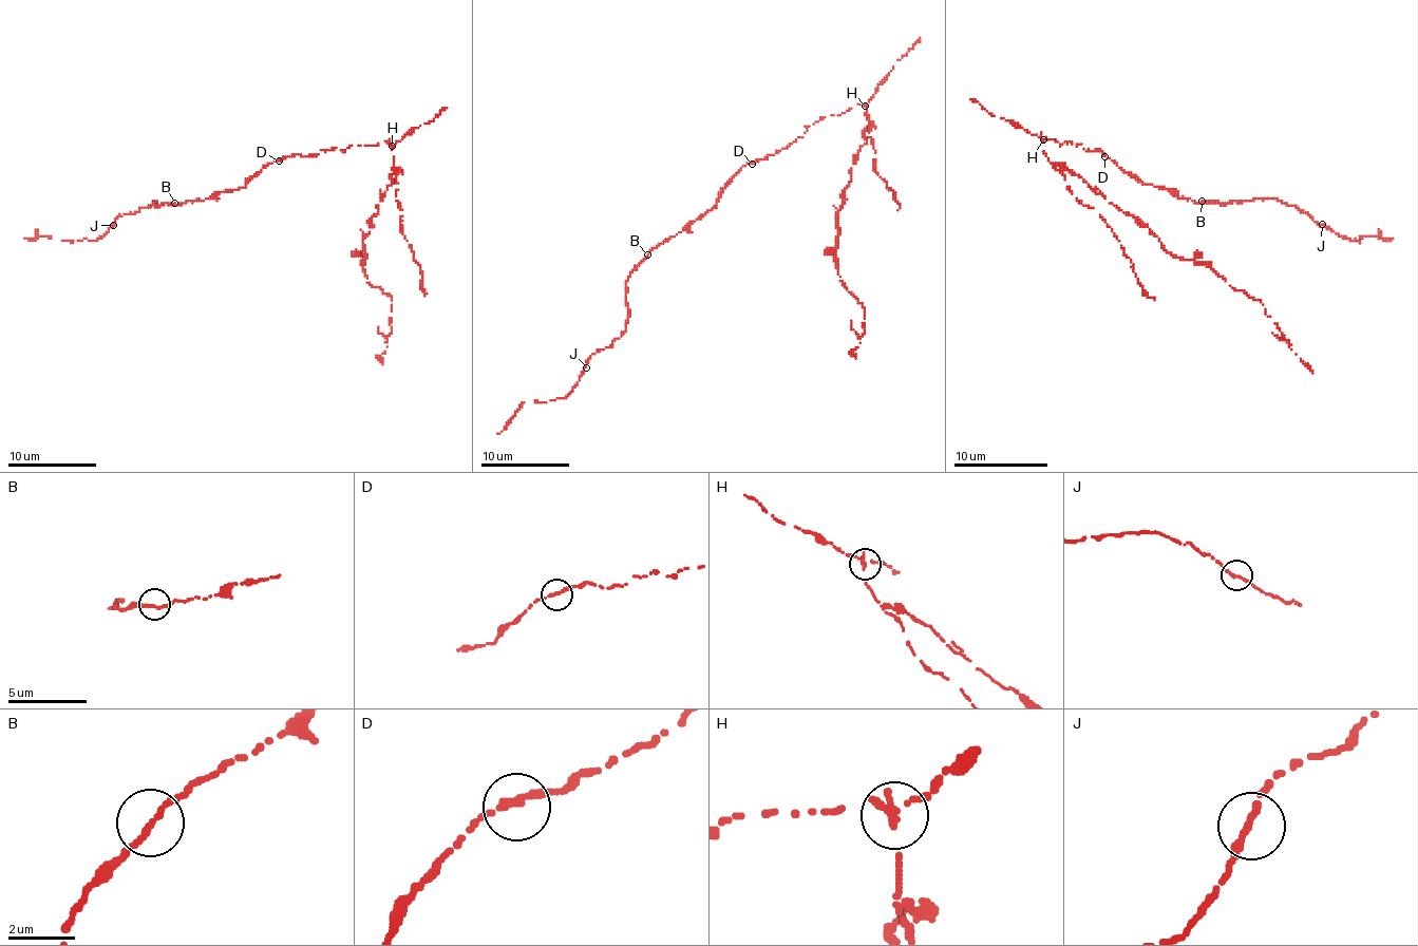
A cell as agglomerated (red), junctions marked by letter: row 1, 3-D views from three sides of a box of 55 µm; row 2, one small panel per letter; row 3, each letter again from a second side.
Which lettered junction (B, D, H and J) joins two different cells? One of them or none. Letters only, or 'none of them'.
H

